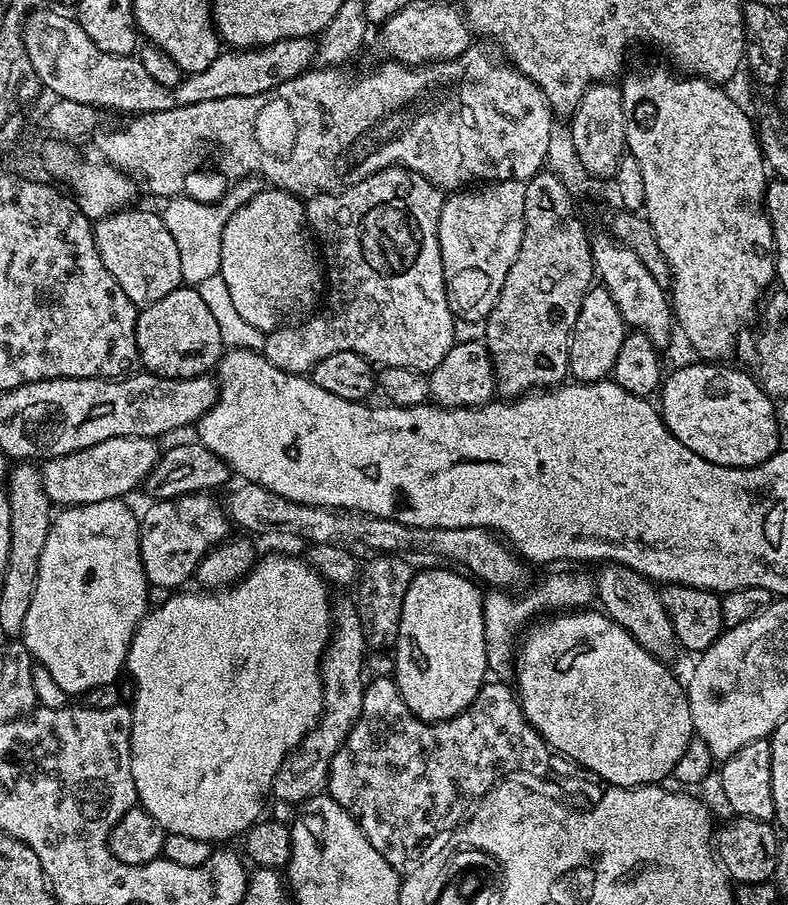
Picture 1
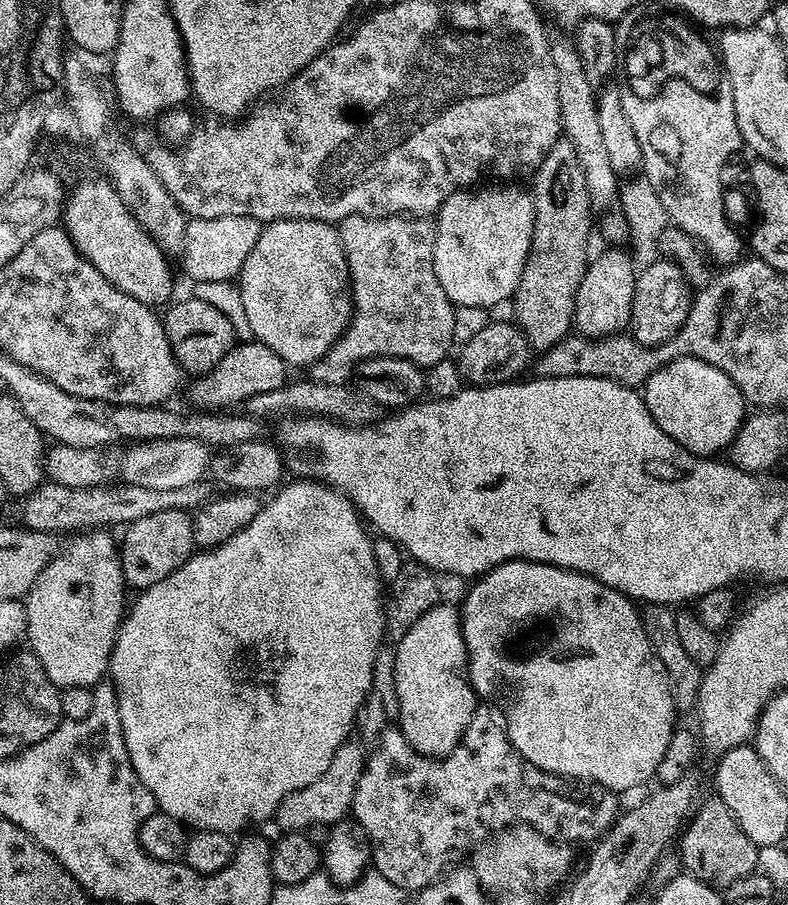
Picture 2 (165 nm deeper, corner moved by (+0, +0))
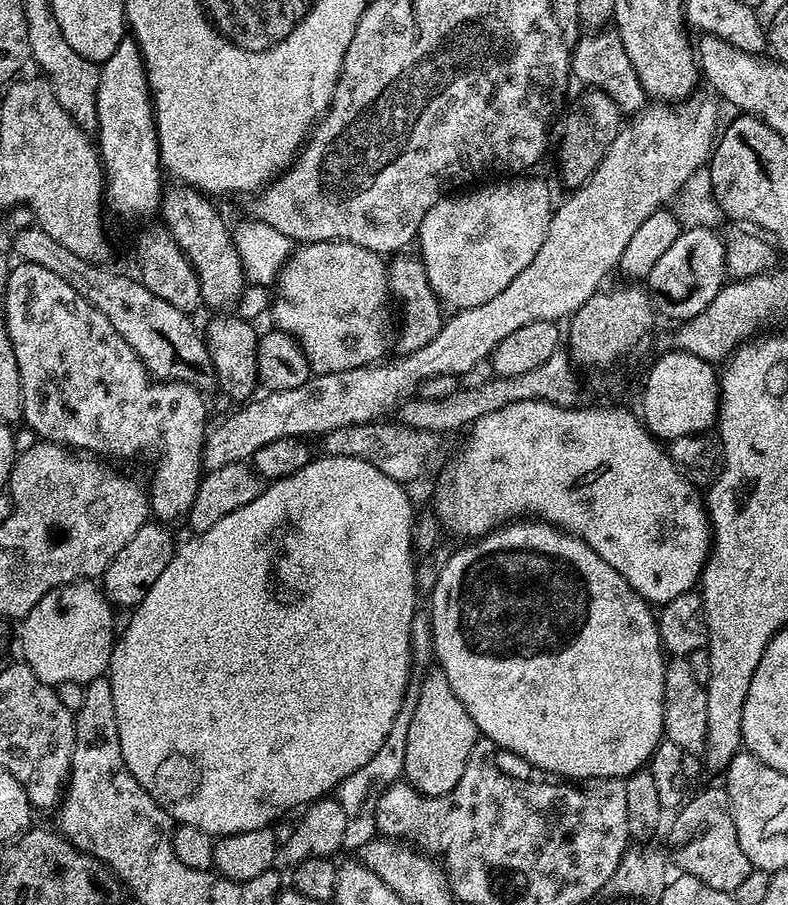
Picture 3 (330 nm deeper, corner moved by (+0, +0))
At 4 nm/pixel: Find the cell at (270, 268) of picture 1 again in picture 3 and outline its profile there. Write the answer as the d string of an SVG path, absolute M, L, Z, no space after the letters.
M327 240L301 244L285 260L270 300L270 317L279 331L290 334L302 346L313 373L330 374L367 368L387 357L384 355L388 352L388 343L394 340L394 324L392 328L388 300L390 304L388 264L381 253L354 246L354 242Z

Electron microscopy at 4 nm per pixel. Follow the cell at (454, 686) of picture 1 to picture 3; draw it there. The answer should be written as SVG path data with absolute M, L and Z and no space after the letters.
M433 670L424 680L420 693L414 696L416 709L410 718L410 730L406 734L406 762L403 779L424 796L447 796L458 786L462 770L474 750L478 733L474 718L466 714L466 706L458 702L458 694L450 686L443 672Z

